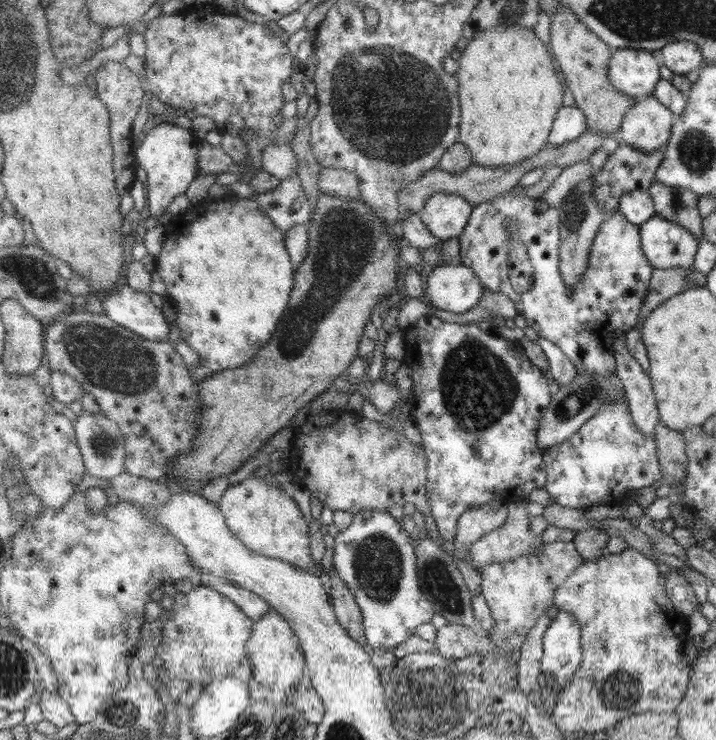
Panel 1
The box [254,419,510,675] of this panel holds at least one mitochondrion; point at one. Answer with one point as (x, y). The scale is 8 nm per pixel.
(379, 564)

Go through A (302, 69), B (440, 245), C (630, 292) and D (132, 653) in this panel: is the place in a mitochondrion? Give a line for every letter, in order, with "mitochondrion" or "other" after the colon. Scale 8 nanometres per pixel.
A: other
B: other
C: other
D: other

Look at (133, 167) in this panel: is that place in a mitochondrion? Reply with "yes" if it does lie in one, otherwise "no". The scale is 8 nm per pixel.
no

